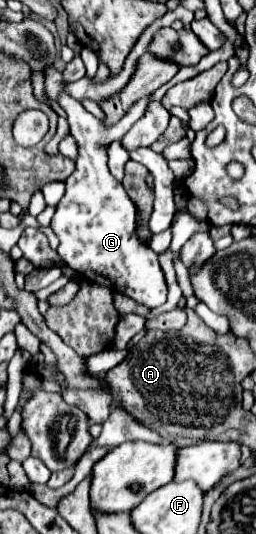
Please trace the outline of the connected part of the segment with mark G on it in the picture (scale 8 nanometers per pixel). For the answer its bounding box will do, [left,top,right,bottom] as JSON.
[50,90,168,308]

